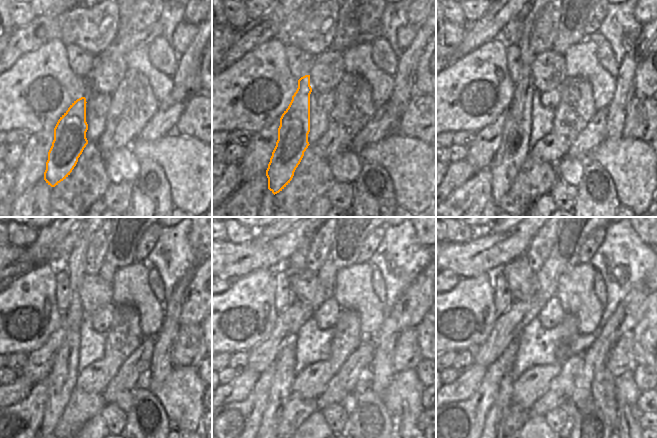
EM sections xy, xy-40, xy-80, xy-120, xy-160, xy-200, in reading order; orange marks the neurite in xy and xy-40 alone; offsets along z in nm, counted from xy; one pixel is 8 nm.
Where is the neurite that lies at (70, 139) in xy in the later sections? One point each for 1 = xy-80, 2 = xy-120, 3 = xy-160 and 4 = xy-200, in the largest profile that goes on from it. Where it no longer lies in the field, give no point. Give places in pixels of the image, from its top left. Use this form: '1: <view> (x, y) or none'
1: xy-80 (514, 148)
2: xy-120 (62, 379)
3: xy-160 (281, 389)
4: xy-200 (495, 417)

